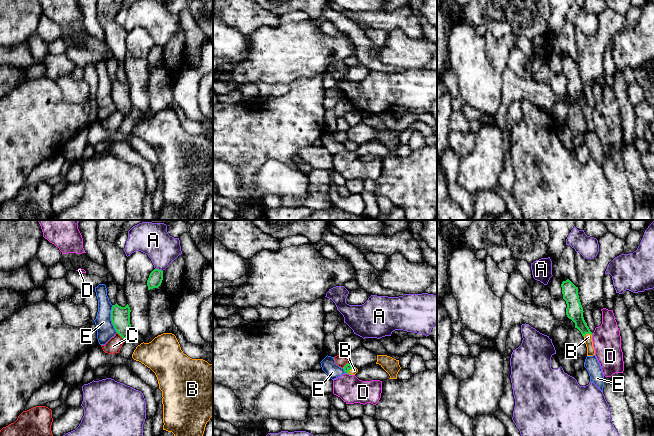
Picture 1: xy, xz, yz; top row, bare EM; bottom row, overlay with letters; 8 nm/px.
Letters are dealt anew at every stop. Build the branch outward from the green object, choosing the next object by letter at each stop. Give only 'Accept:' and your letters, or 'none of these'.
Accept: B

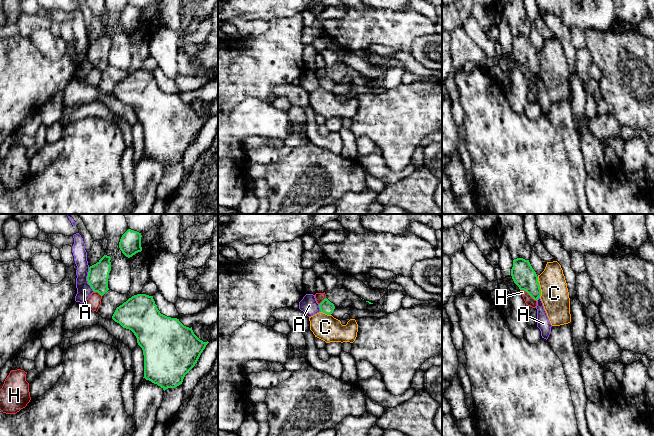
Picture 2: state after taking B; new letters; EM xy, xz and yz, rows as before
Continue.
Accept: none of these

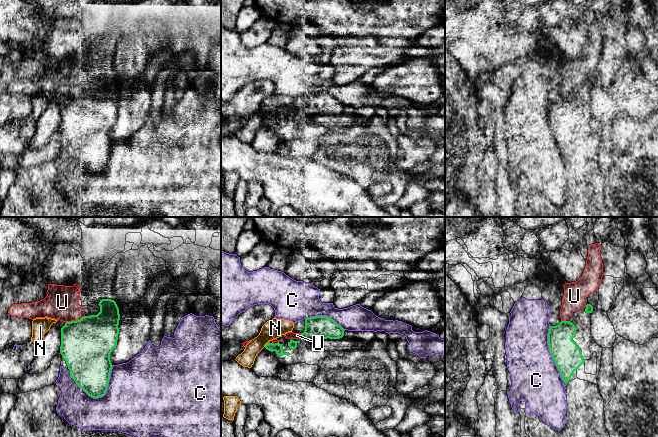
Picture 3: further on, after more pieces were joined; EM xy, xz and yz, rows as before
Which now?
Accept: none of these

